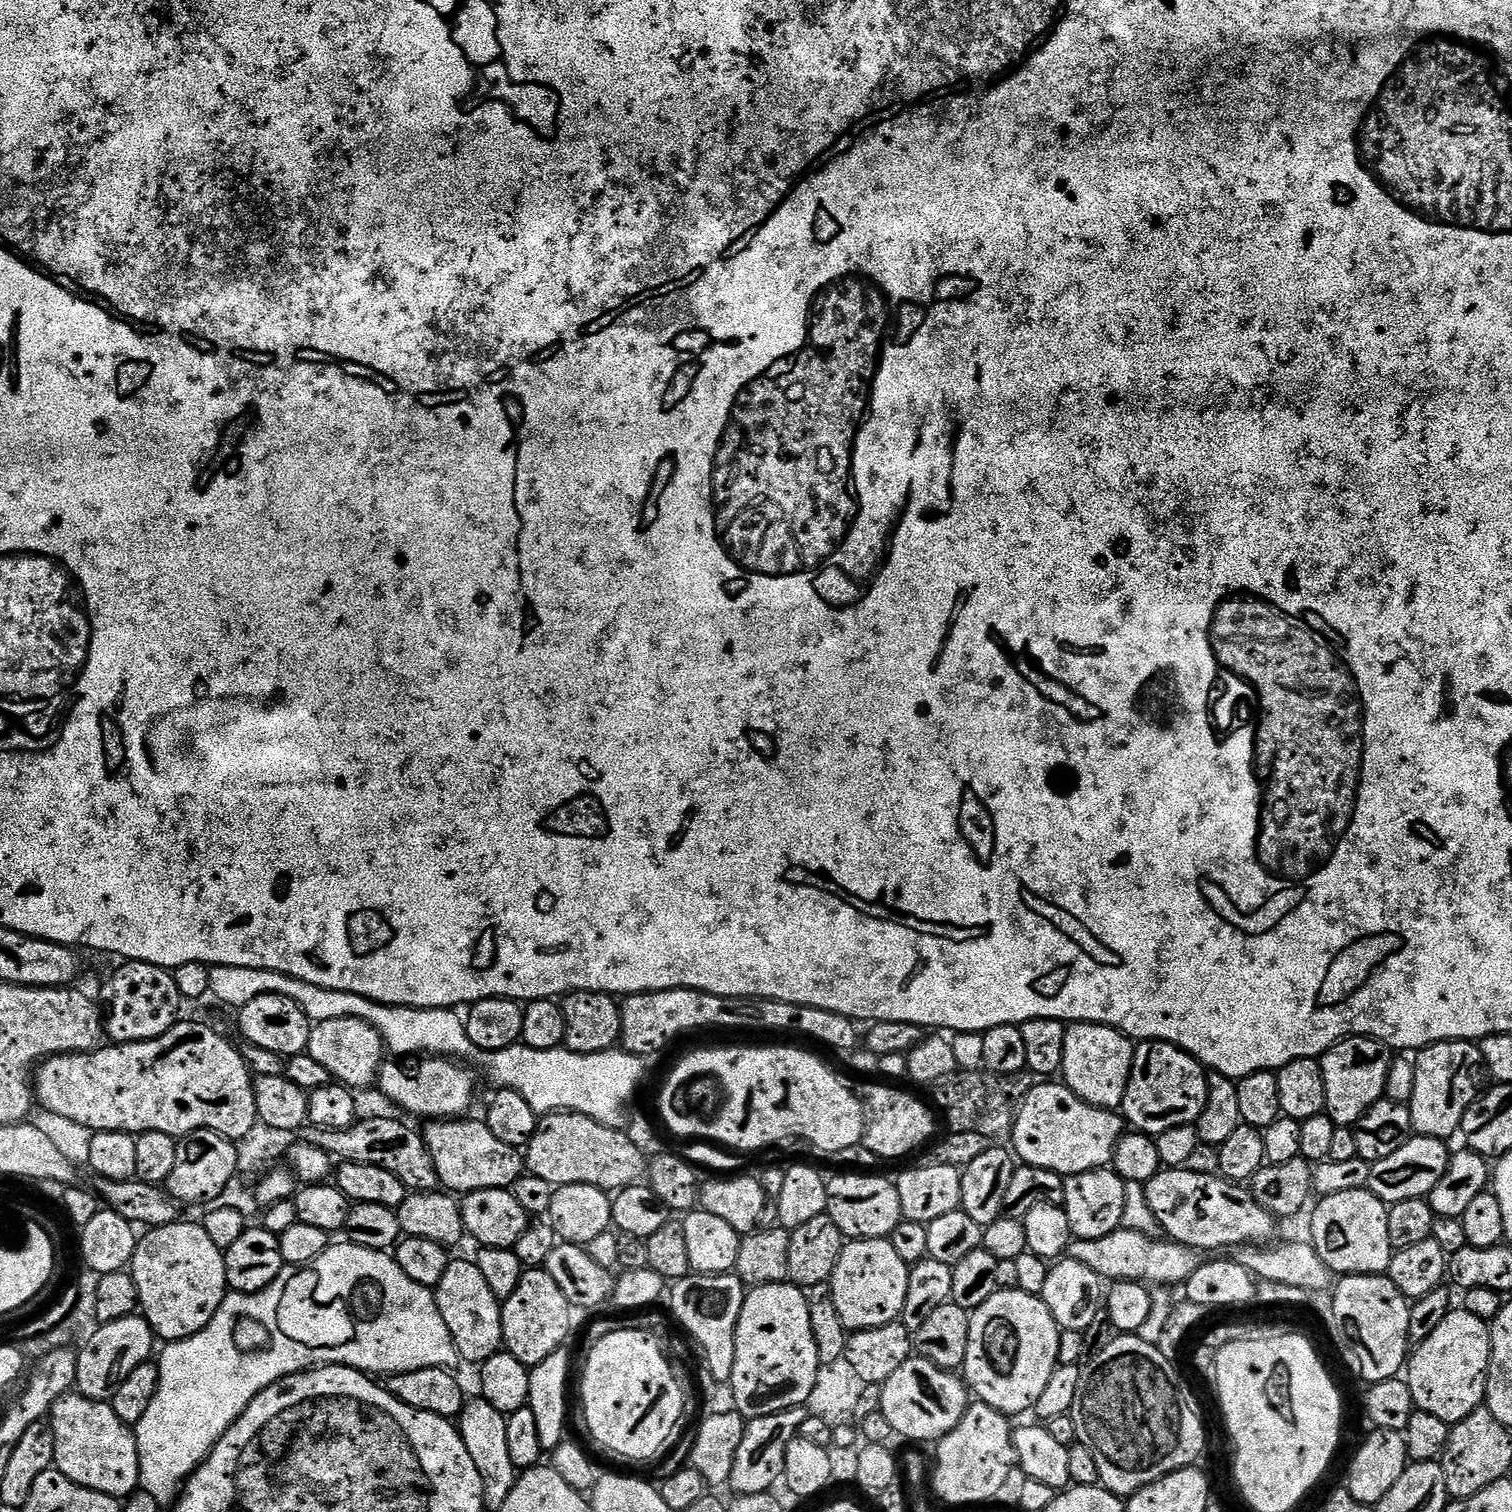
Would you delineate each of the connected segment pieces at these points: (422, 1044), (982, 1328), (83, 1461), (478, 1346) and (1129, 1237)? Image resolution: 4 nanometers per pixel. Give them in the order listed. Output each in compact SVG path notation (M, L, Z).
M215 965L210 974L211 995L217 996L233 1010L245 1008L259 996L285 996L290 998L316 1024L331 1020L365 1020L374 1030L380 1032L387 1051L396 1058L408 1058L413 1054L442 1056L445 1058L464 1058L460 1056L477 1055L474 1042L464 1029L464 1020L459 1011L450 1008L397 1008L395 1004L379 1004L370 998L350 994L342 990L326 990L310 982L302 982L281 972L239 968L238 966Z
M1015 1286L998 1290L982 1306L971 1313L970 1342L966 1346L966 1358L962 1369L971 1395L981 1404L994 1406L994 1410L1005 1414L1024 1412L1035 1409L1038 1398L1046 1382L1050 1382L1050 1374L1054 1374L1059 1364L1059 1338L1062 1329L1054 1322L1050 1310L1039 1296L1031 1296Z
M69 1394L58 1398L58 1402L54 1402L50 1413L50 1423L56 1439L54 1466L62 1474L66 1474L66 1478L70 1478L78 1486L86 1486L95 1492L117 1498L127 1498L131 1492L140 1488L140 1459L136 1433L129 1425L122 1422L122 1418L118 1418L118 1414L114 1414L111 1403L91 1400L79 1394Z
M453 1259L442 1274L442 1282L434 1289L438 1314L450 1330L450 1338L456 1347L456 1355L473 1366L485 1364L494 1353L501 1351L504 1335L502 1334L502 1301L494 1298L490 1286L486 1286L486 1277L471 1259Z
M1121 1226L1106 1234L1106 1238L1073 1239L1068 1245L1066 1256L1074 1262L1090 1266L1090 1270L1094 1270L1094 1274L1101 1276L1105 1282L1134 1280L1148 1286L1183 1285L1190 1278L1190 1274L1200 1268L1202 1256L1195 1248L1187 1248L1185 1244L1177 1244L1167 1238L1152 1239L1156 1238L1143 1232L1132 1232L1129 1228Z

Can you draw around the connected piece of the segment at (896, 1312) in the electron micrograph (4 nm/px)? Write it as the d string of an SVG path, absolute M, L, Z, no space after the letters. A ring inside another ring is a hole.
M891 1239L845 1243L830 1281L834 1306L838 1306L845 1328L859 1330L897 1323L906 1306L909 1267L894 1250Z

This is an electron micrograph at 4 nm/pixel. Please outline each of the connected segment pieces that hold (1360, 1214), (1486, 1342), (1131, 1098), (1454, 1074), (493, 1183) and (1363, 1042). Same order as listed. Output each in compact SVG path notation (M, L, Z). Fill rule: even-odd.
M1367 1188L1321 1196L1315 1204L1311 1209L1310 1243L1332 1273L1345 1276L1379 1276L1387 1273L1394 1251L1390 1230L1386 1227L1389 1205Z
M1463 1310L1448 1312L1434 1332L1411 1349L1406 1361L1406 1379L1417 1409L1434 1414L1434 1418L1442 1418L1449 1426L1462 1422L1462 1418L1485 1403L1491 1357L1489 1321L1474 1318L1474 1314Z
M1145 1040L1135 1045L1132 1054L1132 1073L1128 1079L1122 1105L1122 1115L1135 1131L1155 1138L1166 1130L1174 1130L1174 1126L1195 1125L1206 1106L1207 1097L1208 1072L1190 1053L1183 1052L1176 1044L1167 1044L1161 1040Z
M1443 1040L1437 1044L1428 1045L1428 1047L1423 1049L1423 1051L1421 1051L1417 1056L1420 1057L1416 1060L1416 1073L1412 1076L1412 1088L1416 1091L1416 1104L1414 1103L1414 1111L1412 1114L1412 1131L1417 1136L1429 1136L1435 1140L1447 1141L1449 1139L1448 1136L1452 1136L1454 1134L1457 1135L1457 1133L1460 1132L1460 1123L1464 1121L1466 1110L1470 1105L1472 1105L1472 1103L1474 1103L1474 1101L1476 1101L1476 1099L1478 1099L1478 1091L1476 1092L1476 1087L1480 1084L1480 1072L1482 1076L1484 1059L1482 1058L1479 1047L1470 1040Z
M472 1119L434 1120L425 1123L425 1128L422 1128L441 1185L452 1194L467 1194L491 1188L511 1189L512 1184L518 1182L518 1178L526 1172L521 1149L501 1142L483 1119Z
M1350 1036L1319 1057L1326 1081L1326 1115L1338 1126L1354 1126L1366 1110L1385 1099L1388 1075L1392 1072L1393 1049L1371 1036Z

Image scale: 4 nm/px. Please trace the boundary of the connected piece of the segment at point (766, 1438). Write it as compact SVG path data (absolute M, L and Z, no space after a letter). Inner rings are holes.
M807 1407L787 1408L769 1416L748 1420L744 1426L738 1454L734 1454L734 1470L730 1470L727 1487L733 1488L736 1496L771 1493L772 1487L781 1483L786 1466L786 1446L800 1435L802 1422L810 1415Z

